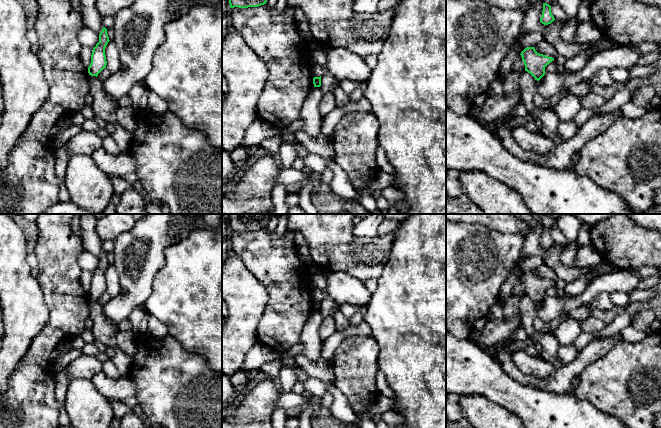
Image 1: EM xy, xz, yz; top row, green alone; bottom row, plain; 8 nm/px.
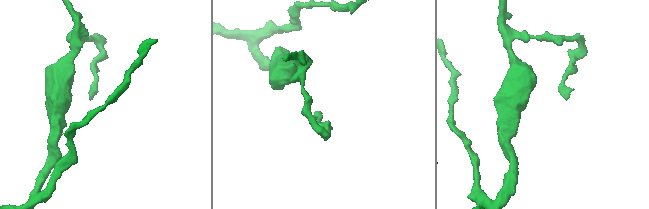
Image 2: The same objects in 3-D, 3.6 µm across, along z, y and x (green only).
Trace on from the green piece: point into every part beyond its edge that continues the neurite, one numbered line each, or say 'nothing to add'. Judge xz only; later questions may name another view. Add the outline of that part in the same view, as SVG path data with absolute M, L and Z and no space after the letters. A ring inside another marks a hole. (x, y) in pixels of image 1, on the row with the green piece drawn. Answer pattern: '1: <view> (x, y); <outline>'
nothing to add

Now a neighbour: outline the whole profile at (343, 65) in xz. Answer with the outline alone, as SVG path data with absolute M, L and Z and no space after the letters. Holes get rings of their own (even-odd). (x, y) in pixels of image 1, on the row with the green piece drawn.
M327 48L326 55L327 68L339 82L343 80L367 82L371 76L372 68L366 64L364 58L344 48Z

